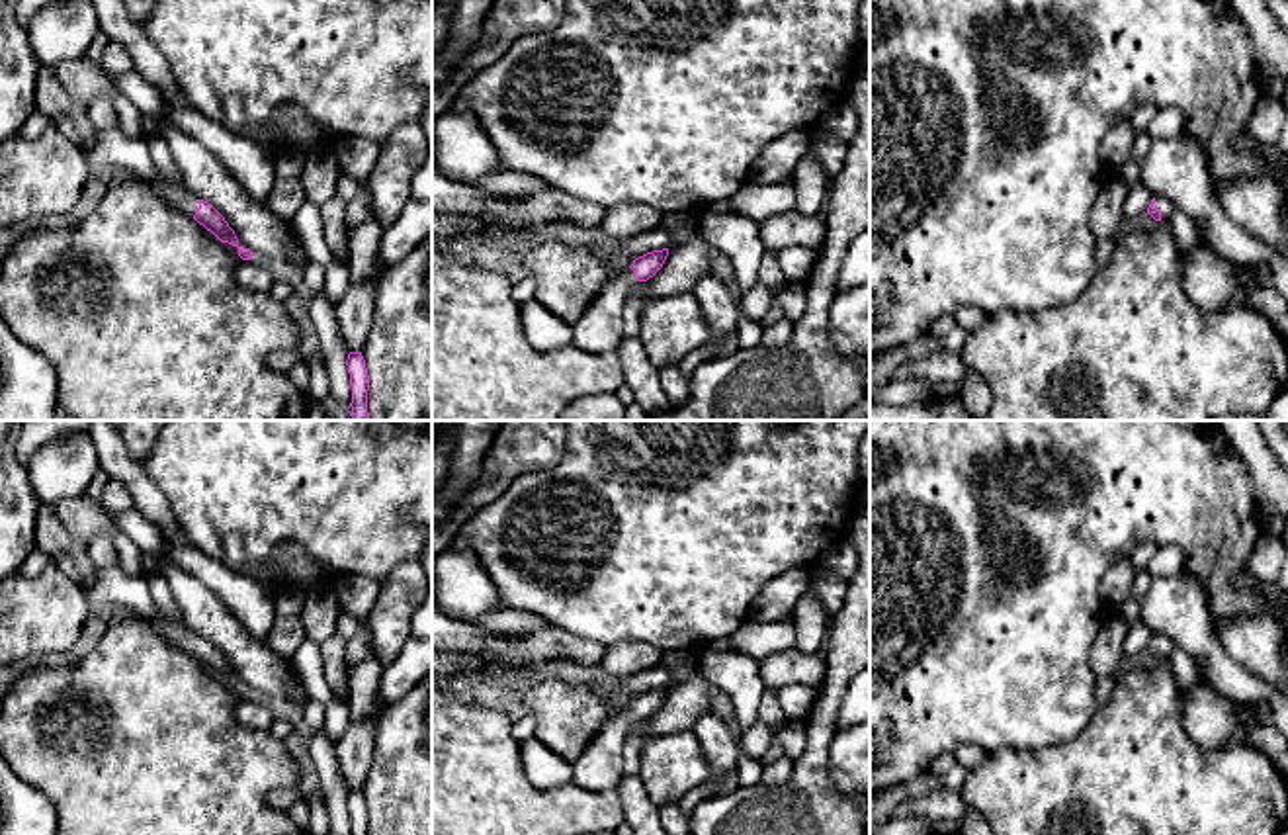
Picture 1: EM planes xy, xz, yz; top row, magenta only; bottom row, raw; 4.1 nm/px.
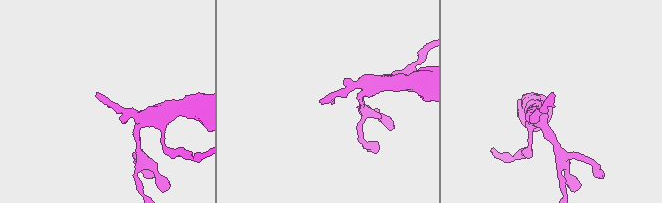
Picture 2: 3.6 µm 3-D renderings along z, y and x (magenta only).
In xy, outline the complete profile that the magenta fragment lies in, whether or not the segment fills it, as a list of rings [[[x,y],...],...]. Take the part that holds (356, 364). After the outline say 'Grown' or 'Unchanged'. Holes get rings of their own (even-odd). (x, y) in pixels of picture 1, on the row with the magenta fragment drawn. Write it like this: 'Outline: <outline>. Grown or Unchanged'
Outline: [[[350,352],[346,366],[352,383],[352,403],[350,403],[352,420],[369,420],[367,413],[369,375],[362,352]]]. Unchanged

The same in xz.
Outline: [[[668,248],[653,250],[635,258],[631,266],[618,270],[571,327],[573,344],[588,354],[604,354],[618,348],[625,338],[622,313],[629,289],[637,282],[653,278],[663,268],[666,256]]]. Grown

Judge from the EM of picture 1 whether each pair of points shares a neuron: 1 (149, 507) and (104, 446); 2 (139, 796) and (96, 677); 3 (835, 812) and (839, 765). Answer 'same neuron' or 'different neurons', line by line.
1: same neuron
2: same neuron
3: different neurons

